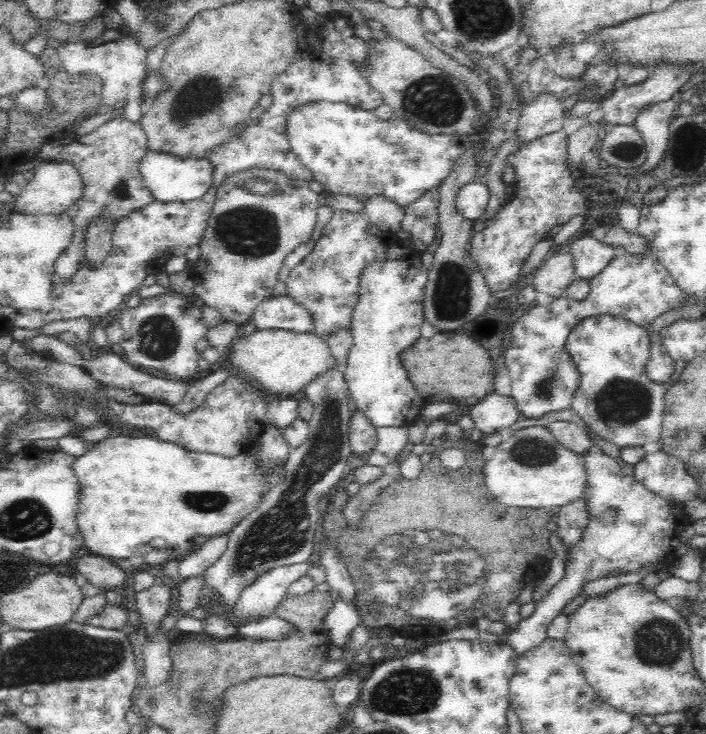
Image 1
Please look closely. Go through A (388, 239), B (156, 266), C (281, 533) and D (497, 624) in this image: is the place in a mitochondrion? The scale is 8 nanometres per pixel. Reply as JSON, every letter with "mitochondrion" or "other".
{"A":"other","B":"other","C":"mitochondrion","D":"other"}

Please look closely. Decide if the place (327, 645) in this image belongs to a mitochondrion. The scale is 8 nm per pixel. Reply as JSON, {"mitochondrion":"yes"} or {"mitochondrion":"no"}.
{"mitochondrion":"no"}

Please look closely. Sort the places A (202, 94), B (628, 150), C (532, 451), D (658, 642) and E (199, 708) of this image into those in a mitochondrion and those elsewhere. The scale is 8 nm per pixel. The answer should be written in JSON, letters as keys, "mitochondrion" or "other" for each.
{"A":"mitochondrion","B":"mitochondrion","C":"mitochondrion","D":"mitochondrion","E":"mitochondrion"}

